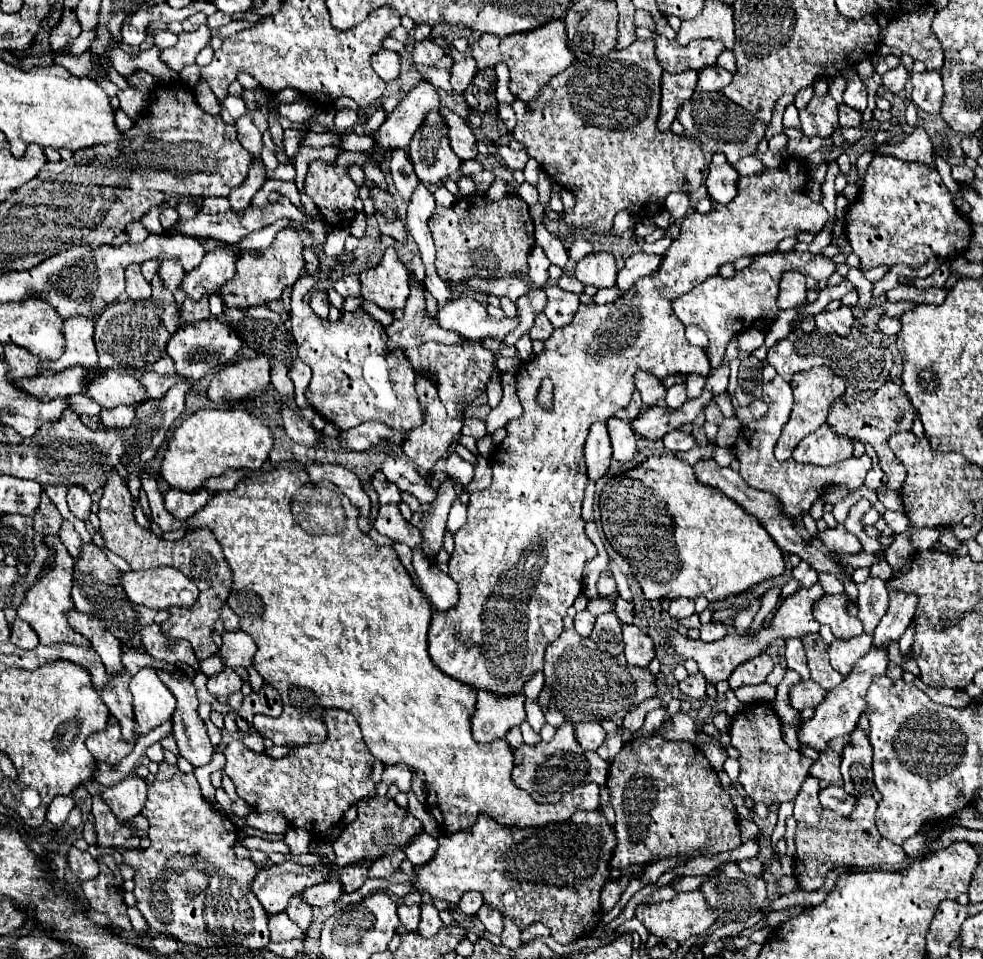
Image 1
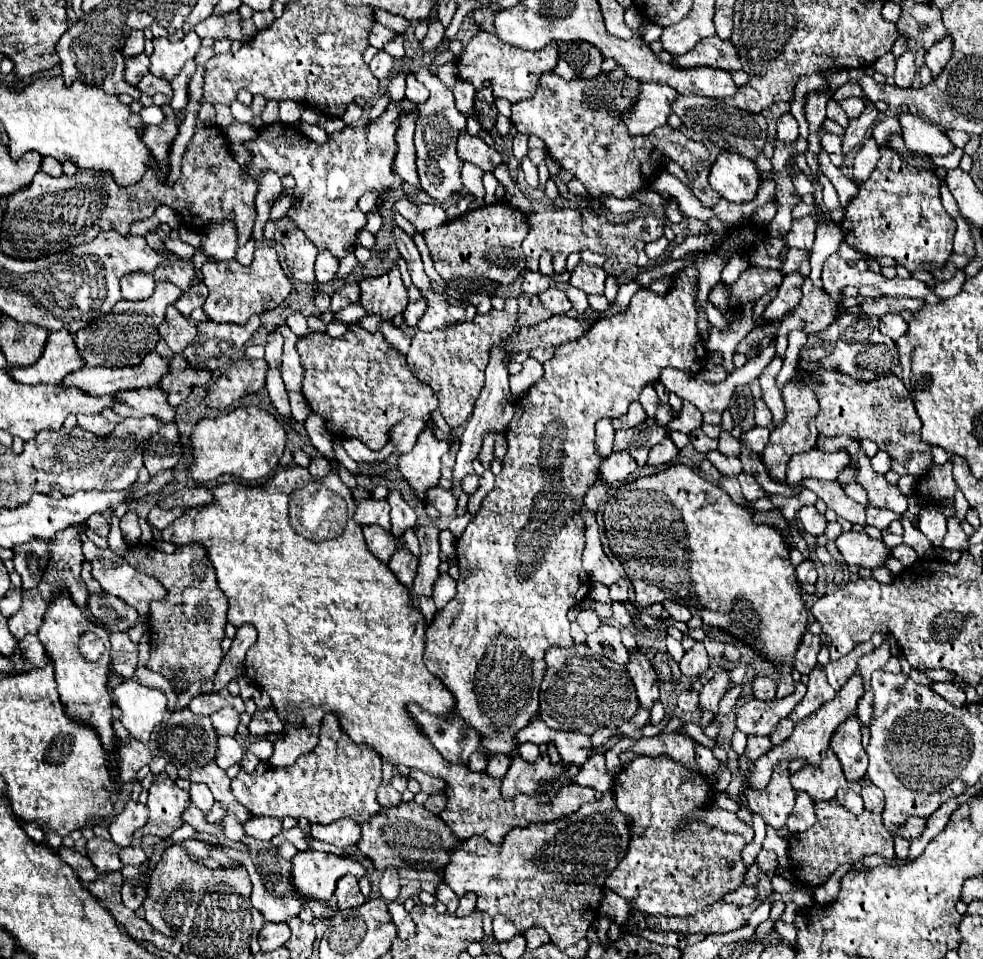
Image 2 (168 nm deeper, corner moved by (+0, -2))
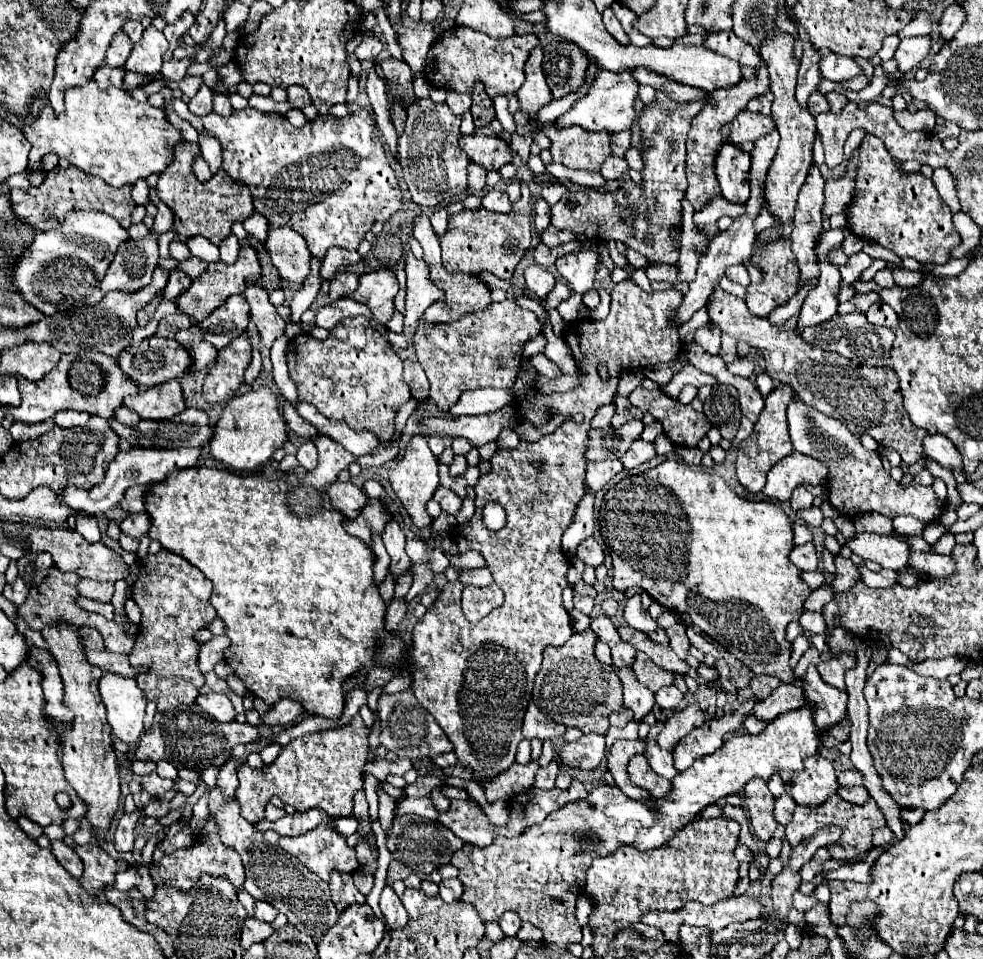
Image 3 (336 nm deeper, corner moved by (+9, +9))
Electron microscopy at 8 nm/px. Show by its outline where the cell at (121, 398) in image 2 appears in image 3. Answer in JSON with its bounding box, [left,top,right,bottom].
[124,381,186,421]

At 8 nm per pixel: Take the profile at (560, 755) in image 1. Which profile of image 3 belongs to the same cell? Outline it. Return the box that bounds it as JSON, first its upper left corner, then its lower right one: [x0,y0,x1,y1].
[484,761,538,803]

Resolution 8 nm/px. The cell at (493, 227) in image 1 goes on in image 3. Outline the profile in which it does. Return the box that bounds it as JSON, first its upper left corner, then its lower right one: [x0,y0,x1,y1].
[440,185,533,281]

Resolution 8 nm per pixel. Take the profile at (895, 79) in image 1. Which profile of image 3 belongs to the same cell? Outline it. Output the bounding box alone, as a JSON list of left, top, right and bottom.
[894,37,932,73]

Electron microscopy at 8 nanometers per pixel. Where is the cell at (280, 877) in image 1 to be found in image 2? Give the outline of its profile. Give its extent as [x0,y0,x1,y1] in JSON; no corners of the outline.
[291,850,365,900]

